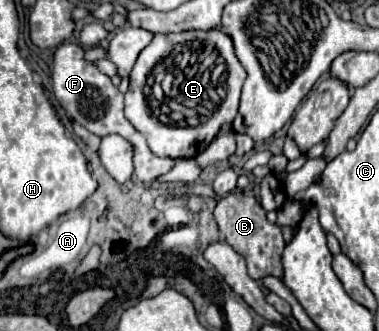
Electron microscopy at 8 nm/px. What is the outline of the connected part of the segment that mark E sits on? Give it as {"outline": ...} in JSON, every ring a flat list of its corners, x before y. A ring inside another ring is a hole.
{"outline":[[218,28,212,32,190,30,190,32,178,32,178,34,156,34,150,46,146,46,140,52,130,72,130,90,126,92,126,118,134,124,136,130,140,130,146,136,148,146,156,156,192,158,200,154,214,140,214,136,218,134,224,122,234,120,238,112,238,100,240,100,240,90,244,80,246,80,246,70,242,68,242,64,234,54,232,40,226,34,222,34],[158,62,162,64,166,62,168,72,172,72,172,92,164,94,164,102,168,110,162,110,160,104,150,106,150,102,146,102,146,96,144,96,146,80],[220,62,226,62,226,68,220,68],[214,70,216,70,216,80,212,78],[170,124,176,124,176,126,170,126]]}

